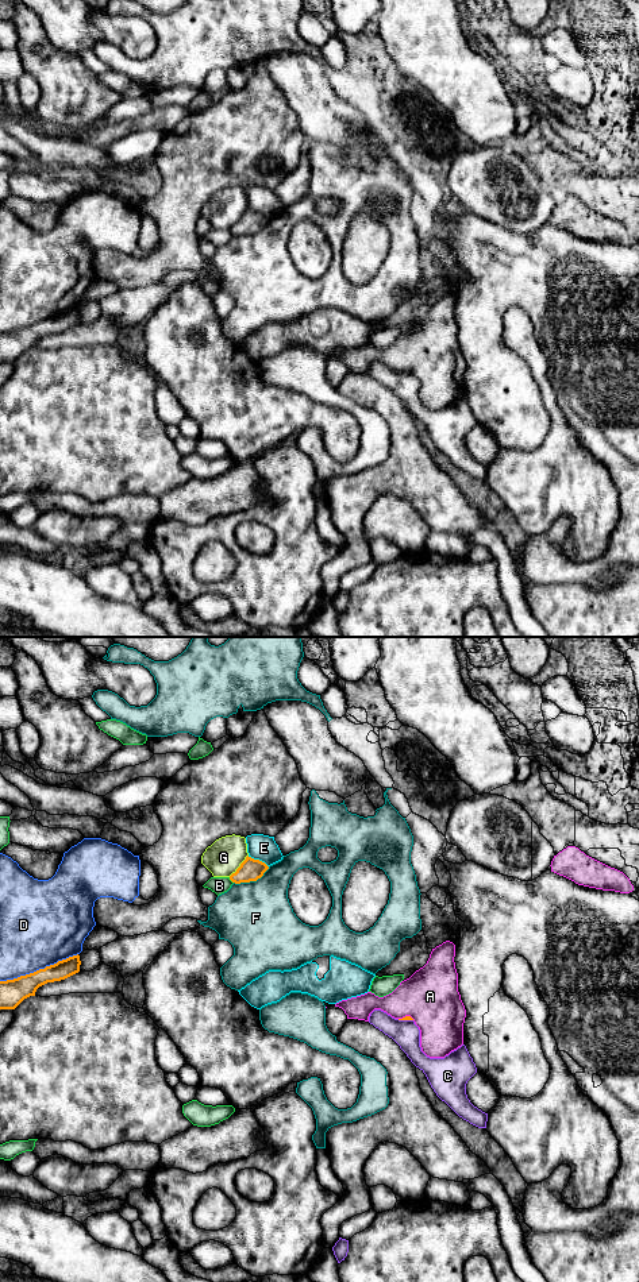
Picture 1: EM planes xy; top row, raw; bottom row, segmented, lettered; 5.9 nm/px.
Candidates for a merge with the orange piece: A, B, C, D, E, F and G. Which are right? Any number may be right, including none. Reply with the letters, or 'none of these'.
none of these

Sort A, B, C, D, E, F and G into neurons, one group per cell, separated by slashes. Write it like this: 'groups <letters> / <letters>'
groups A / B / C / D / E / F / G

